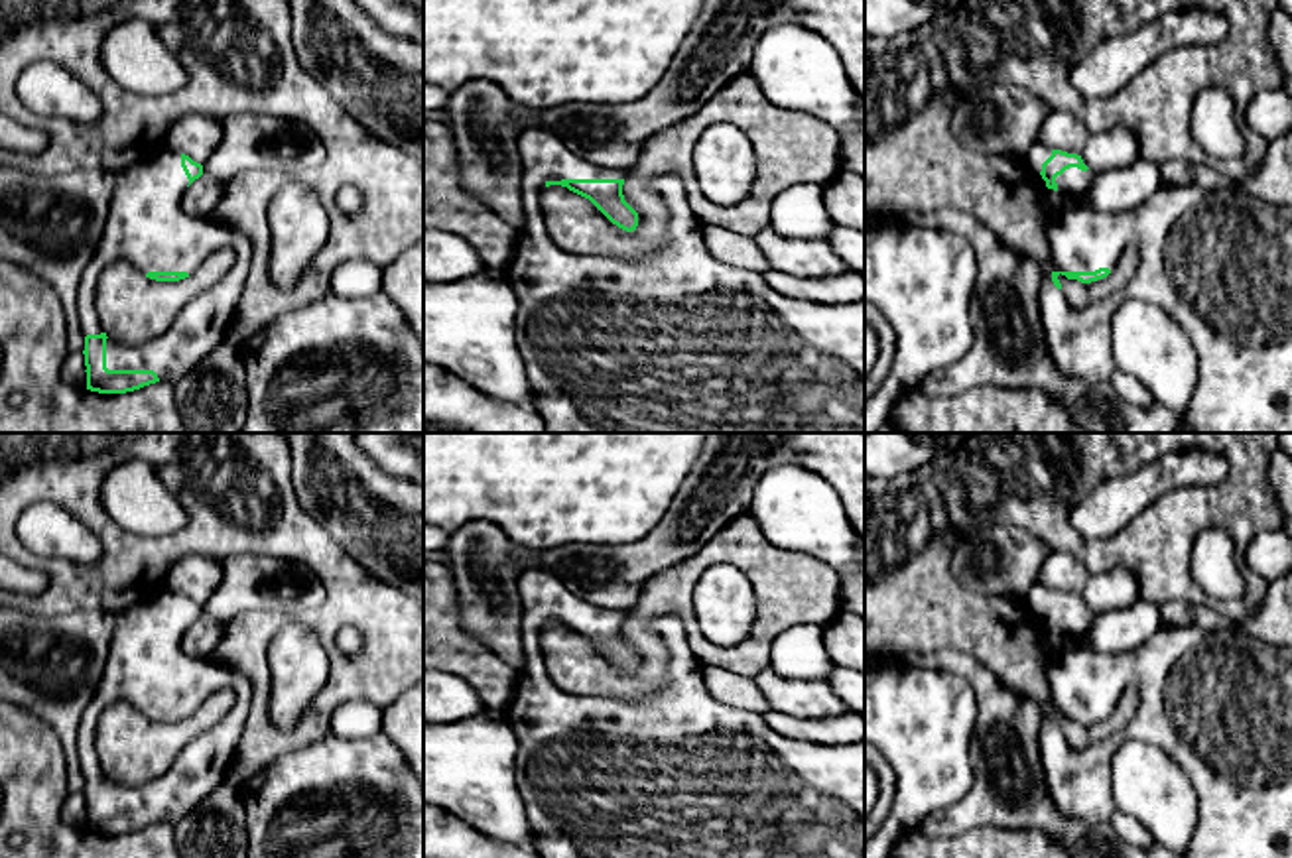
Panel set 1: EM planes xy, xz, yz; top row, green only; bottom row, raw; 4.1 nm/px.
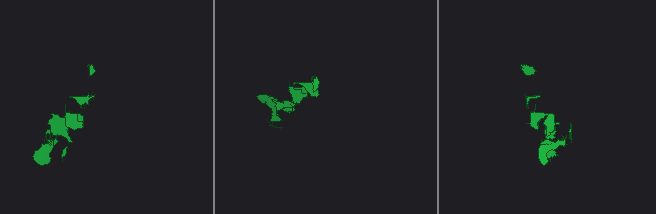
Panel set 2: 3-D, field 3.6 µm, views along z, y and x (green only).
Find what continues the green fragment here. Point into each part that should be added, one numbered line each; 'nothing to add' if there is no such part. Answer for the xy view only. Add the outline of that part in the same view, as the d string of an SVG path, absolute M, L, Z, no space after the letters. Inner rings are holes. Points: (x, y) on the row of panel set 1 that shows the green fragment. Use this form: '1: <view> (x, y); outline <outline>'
1: xy (146, 225); outline M165 146L116 175L104 230L77 289L81 333L104 333L97 313L97 283L114 262L130 262L144 274L193 274L215 250L230 248L234 264L156 338L130 346L108 337L108 370L154 370L160 382L177 384L226 342L250 272L252 242L236 228L185 213L181 197L187 185L181 153Z

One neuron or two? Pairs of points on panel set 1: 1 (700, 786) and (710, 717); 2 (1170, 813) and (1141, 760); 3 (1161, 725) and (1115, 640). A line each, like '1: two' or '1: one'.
1: one
2: one
3: two

